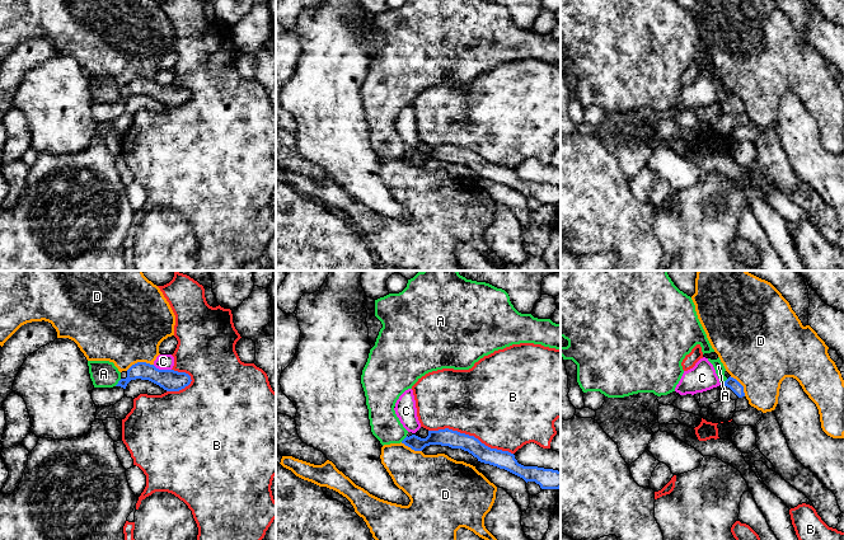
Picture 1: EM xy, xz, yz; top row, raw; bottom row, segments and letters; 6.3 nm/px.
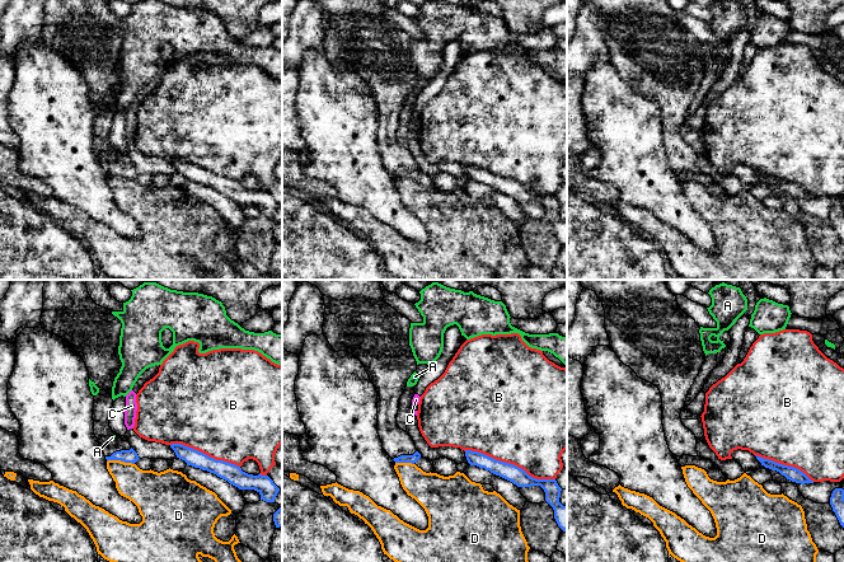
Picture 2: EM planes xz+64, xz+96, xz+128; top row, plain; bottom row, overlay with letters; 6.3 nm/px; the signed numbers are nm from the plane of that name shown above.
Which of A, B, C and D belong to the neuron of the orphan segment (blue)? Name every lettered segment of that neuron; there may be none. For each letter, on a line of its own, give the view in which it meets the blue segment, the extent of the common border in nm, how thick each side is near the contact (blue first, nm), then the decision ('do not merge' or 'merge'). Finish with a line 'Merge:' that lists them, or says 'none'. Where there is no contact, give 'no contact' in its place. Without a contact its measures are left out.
A: contact in xy; length 60 nm; calibres 110 and 170 nm; do not merge
B: contact in xz; length 550 nm; calibres 110 and 480 nm; do not merge
C: contact in xy; length 120 nm; calibres 140 and 100 nm; do not merge
D: contact in xy; length 180 nm; calibres 140 and 500 nm; do not merge
Merge: none

